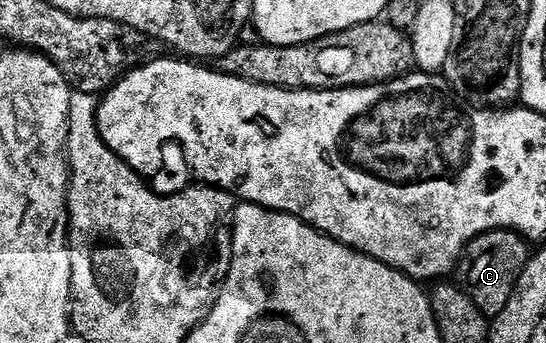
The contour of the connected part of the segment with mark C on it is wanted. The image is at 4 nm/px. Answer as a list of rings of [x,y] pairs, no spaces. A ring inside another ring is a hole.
[[[501,229],[485,231],[464,248],[458,264],[458,285],[484,315],[494,317],[506,309],[510,293],[514,293],[514,285],[518,285],[518,277],[522,277],[522,269],[526,269],[530,258],[527,242],[529,240],[521,232]]]

